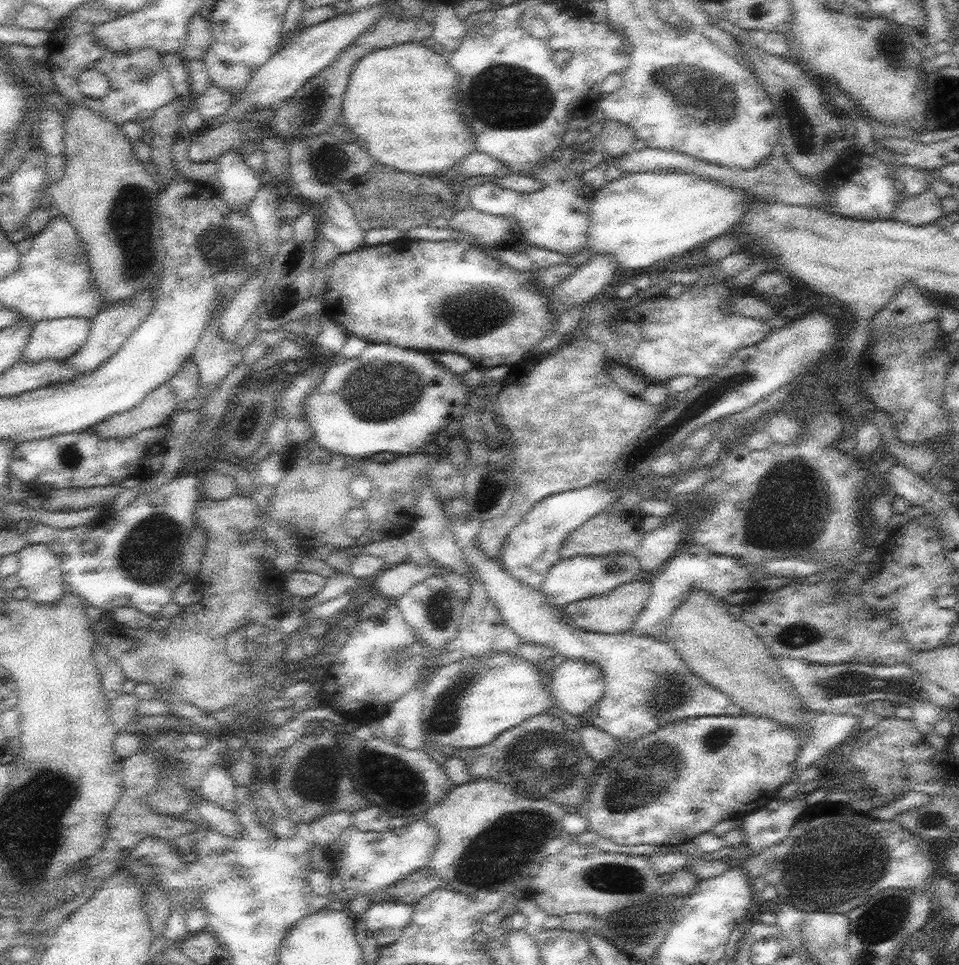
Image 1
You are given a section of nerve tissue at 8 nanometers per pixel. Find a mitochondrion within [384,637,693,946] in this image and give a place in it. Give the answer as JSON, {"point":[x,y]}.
{"point":[540,761]}

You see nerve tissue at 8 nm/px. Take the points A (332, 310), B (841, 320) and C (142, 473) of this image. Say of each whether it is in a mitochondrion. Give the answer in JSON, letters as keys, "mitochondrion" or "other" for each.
{"A":"other","B":"other","C":"other"}

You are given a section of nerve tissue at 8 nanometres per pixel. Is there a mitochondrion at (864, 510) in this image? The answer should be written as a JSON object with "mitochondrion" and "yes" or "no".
{"mitochondrion":"no"}

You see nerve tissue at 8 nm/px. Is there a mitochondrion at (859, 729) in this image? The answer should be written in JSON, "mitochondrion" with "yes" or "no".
{"mitochondrion":"no"}

